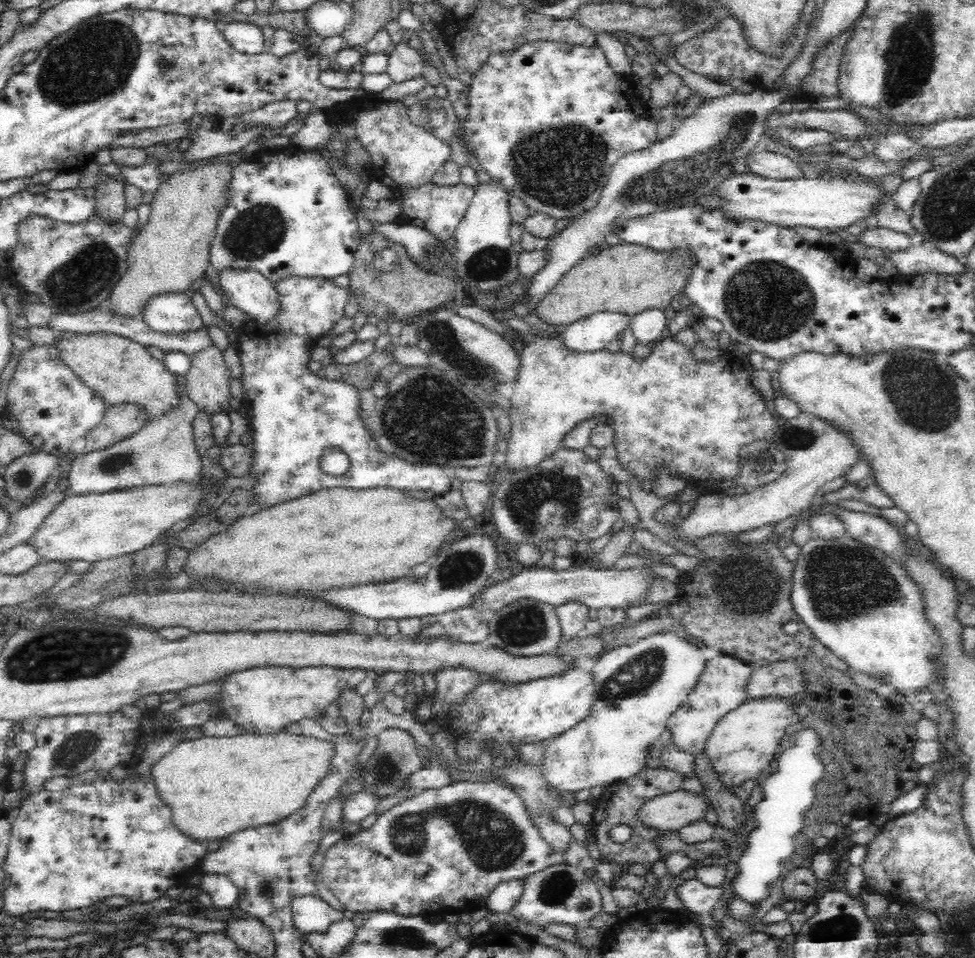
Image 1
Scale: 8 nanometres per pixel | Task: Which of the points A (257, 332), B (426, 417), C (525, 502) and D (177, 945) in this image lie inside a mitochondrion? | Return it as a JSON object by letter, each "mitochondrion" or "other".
{"A":"other","B":"mitochondrion","C":"mitochondrion","D":"other"}

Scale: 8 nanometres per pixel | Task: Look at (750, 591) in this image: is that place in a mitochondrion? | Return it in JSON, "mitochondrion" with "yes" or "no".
{"mitochondrion":"yes"}

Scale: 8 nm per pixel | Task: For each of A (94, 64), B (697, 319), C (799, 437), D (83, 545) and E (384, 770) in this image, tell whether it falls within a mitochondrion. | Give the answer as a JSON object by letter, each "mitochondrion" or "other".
{"A":"mitochondrion","B":"other","C":"mitochondrion","D":"other","E":"mitochondrion"}

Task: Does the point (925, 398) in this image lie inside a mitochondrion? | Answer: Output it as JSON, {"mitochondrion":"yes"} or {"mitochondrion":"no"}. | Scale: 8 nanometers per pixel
{"mitochondrion":"yes"}

